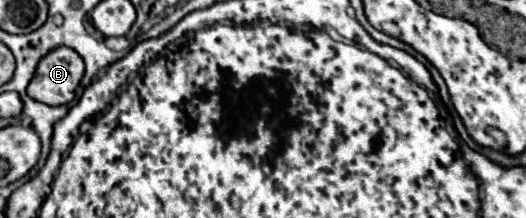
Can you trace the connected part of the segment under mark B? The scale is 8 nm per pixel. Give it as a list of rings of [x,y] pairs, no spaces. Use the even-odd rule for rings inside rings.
[[[67,46],[53,48],[37,64],[35,78],[27,86],[27,94],[49,106],[67,104],[75,98],[75,88],[79,86],[83,72],[83,58],[75,50]]]

